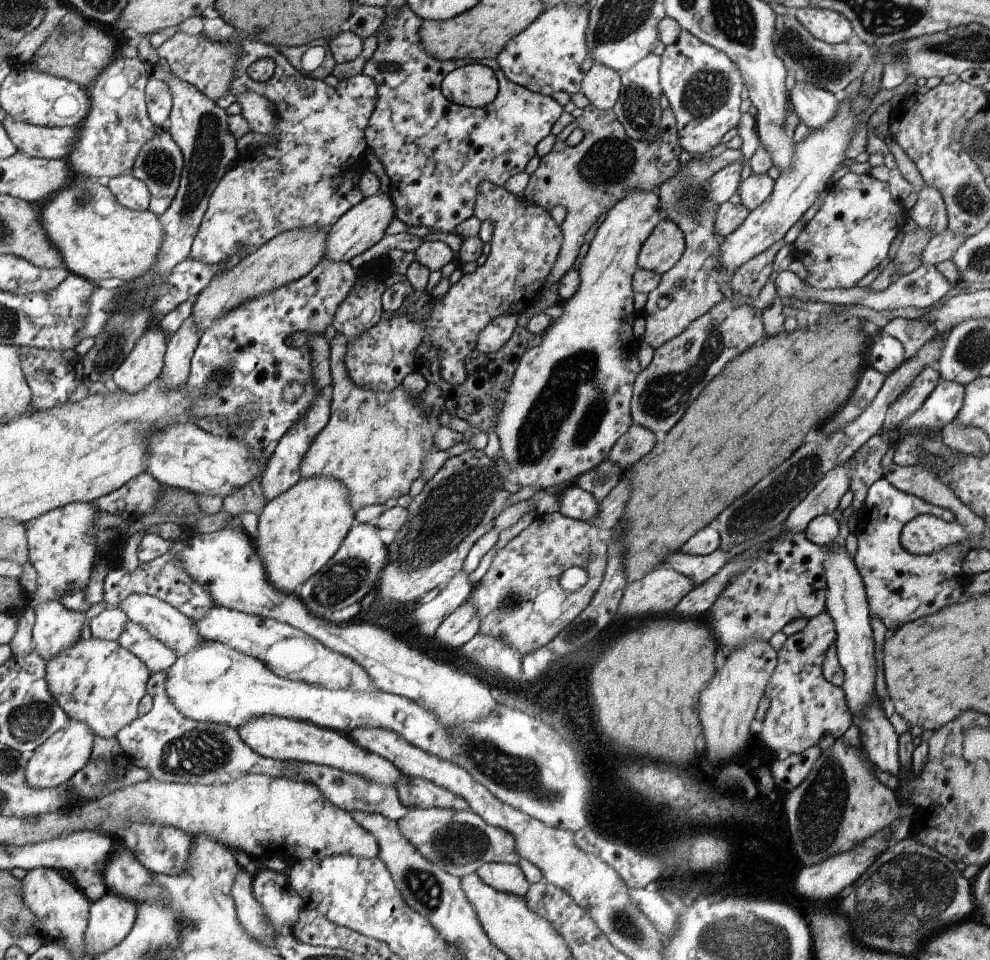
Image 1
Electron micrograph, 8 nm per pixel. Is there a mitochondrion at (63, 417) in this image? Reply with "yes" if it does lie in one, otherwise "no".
no

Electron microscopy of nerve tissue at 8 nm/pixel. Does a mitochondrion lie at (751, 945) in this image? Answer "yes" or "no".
yes

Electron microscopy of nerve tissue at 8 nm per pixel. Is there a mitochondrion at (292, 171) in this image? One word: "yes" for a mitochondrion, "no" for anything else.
no

